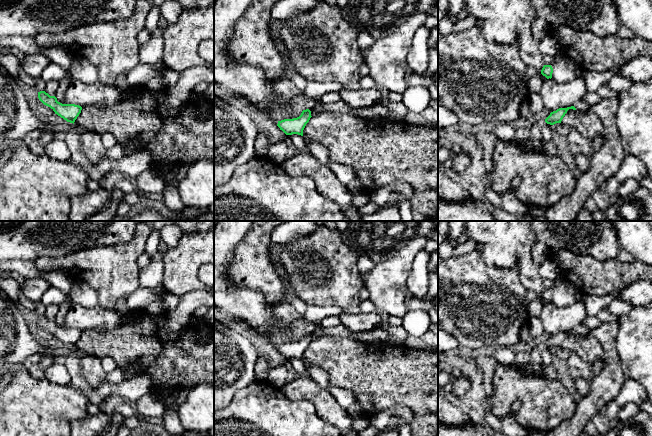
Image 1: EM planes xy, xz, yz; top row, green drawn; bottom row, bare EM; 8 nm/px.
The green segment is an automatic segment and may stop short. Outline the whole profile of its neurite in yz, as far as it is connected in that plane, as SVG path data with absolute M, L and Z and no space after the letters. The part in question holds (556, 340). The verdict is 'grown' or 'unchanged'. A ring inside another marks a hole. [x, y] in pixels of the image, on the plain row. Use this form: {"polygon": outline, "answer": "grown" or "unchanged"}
{"polygon": "M574 330L567 332L559 332L556 335L551 336L550 339L545 343L545 346L550 349L561 347L563 341L565 340L569 333L576 334Z", "answer": "unchanged"}

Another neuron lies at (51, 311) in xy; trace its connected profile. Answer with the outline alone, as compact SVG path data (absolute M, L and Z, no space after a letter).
M50 304L46 307L45 316L50 320L55 320L57 313L59 311L59 306L56 304Z

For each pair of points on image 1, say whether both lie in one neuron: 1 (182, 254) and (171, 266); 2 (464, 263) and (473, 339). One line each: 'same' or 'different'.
1: same
2: same

